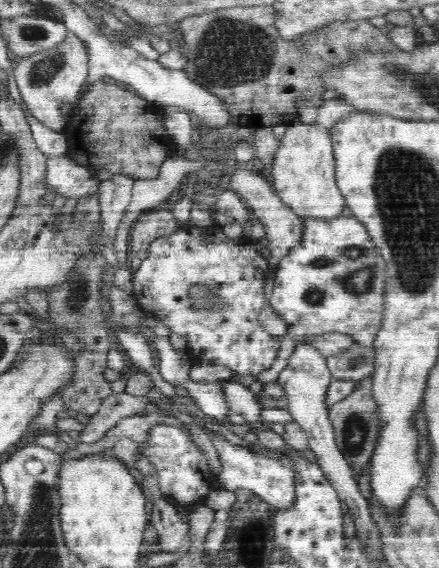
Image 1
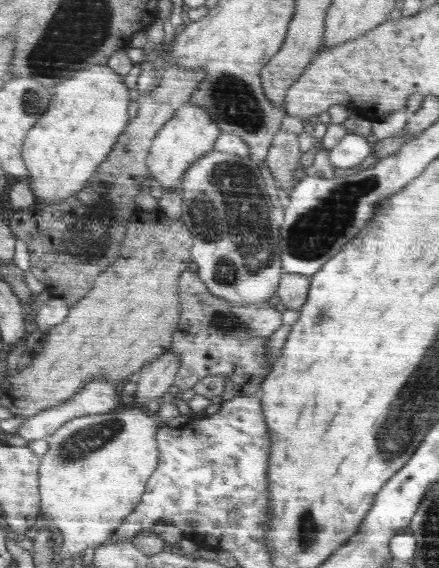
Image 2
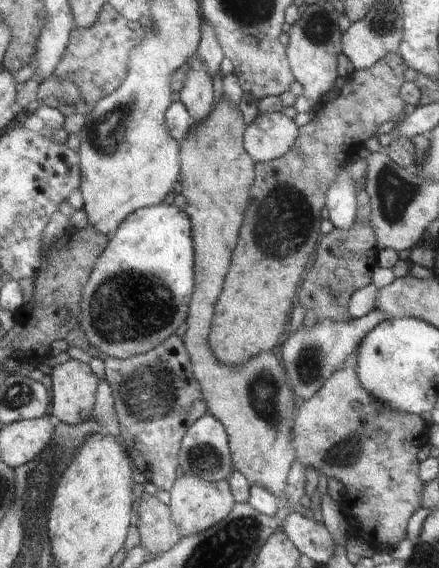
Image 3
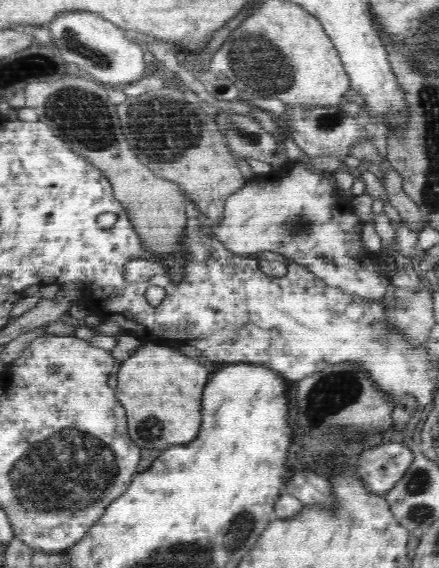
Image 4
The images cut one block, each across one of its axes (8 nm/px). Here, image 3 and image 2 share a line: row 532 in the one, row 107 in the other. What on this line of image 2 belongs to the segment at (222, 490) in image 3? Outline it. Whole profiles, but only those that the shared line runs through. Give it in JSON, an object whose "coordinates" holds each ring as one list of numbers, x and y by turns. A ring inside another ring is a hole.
{"coordinates":[[189,101,182,105,182,109,178,111,177,116,158,134,154,142,153,151,149,156,149,169,152,177,160,183,165,191,174,191,177,189,180,192,182,187,182,177,189,170,192,164,196,163,202,156,208,155,214,149,214,144,217,143,219,136,222,134,220,126,210,117,209,110,202,109,201,105,189,104]]}

